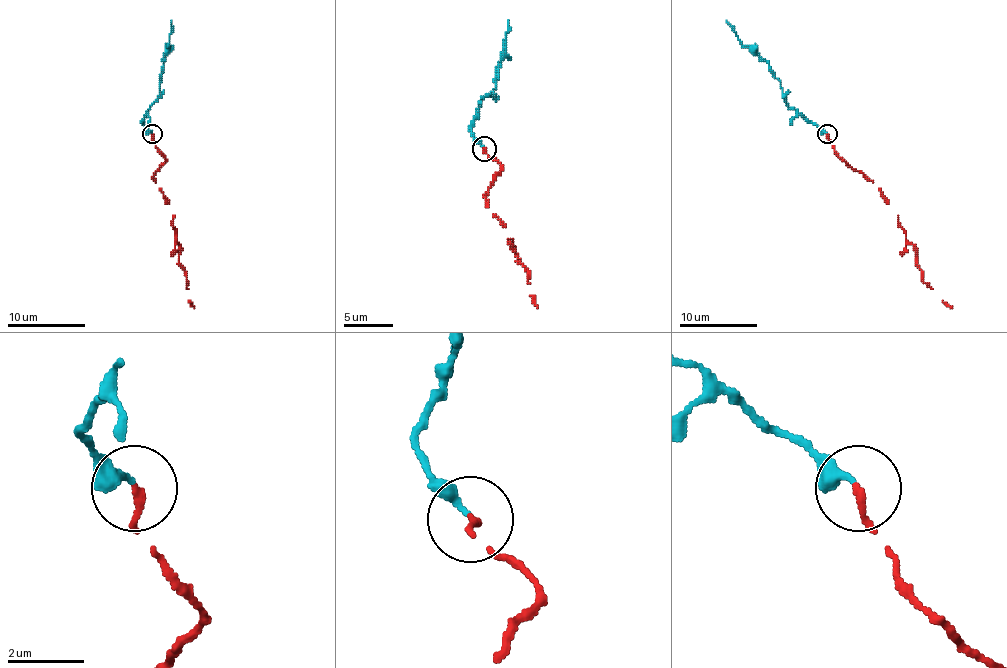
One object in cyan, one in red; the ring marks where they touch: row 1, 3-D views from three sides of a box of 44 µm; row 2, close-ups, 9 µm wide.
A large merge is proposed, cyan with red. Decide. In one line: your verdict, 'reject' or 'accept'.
accept

